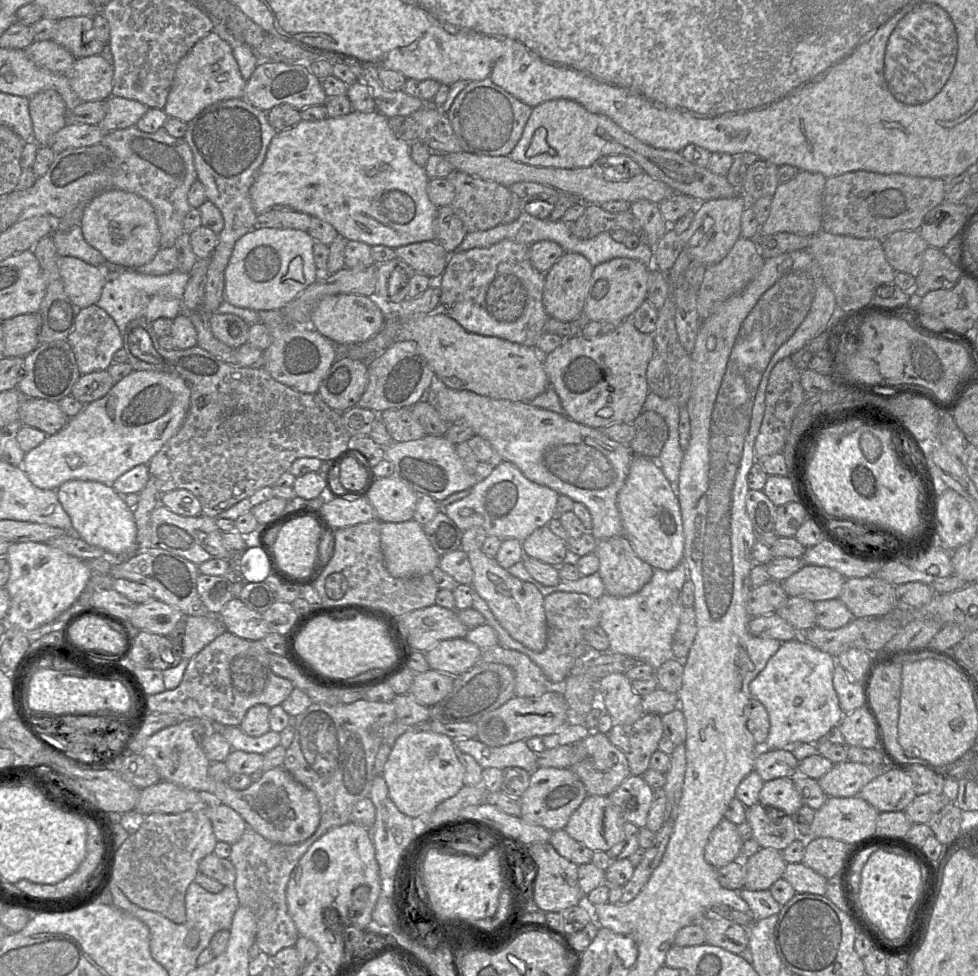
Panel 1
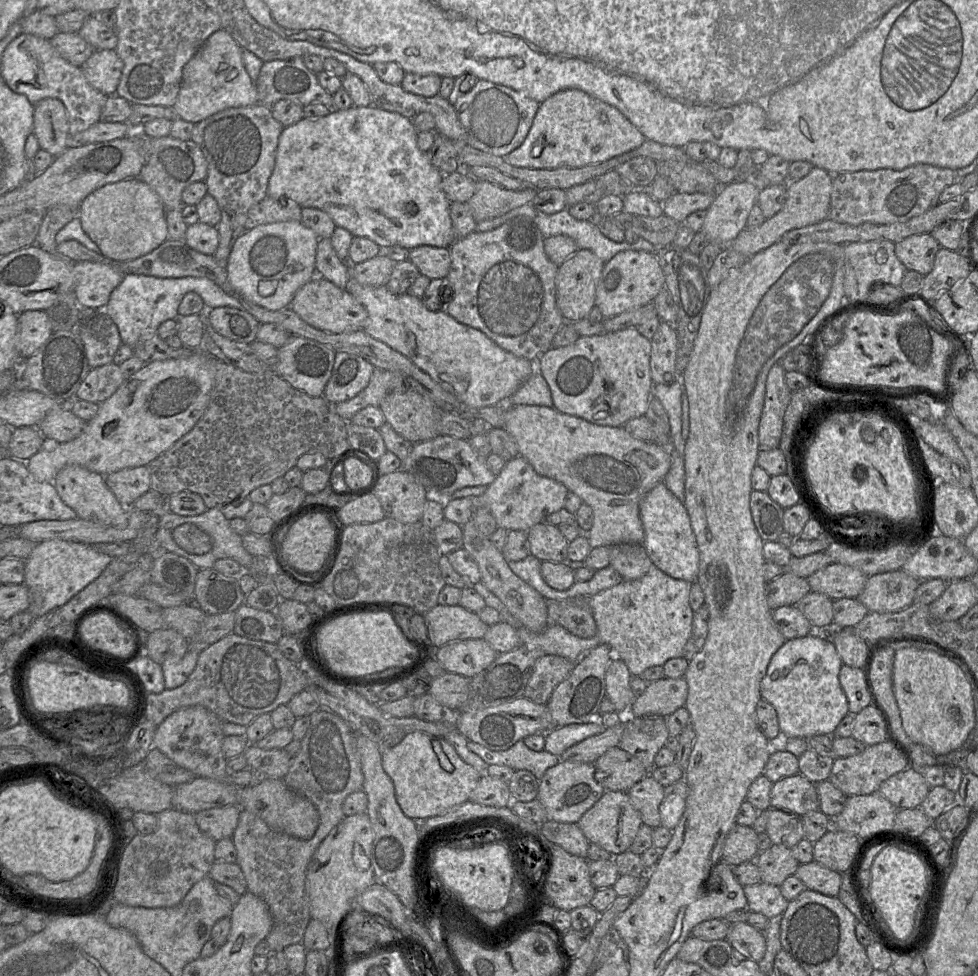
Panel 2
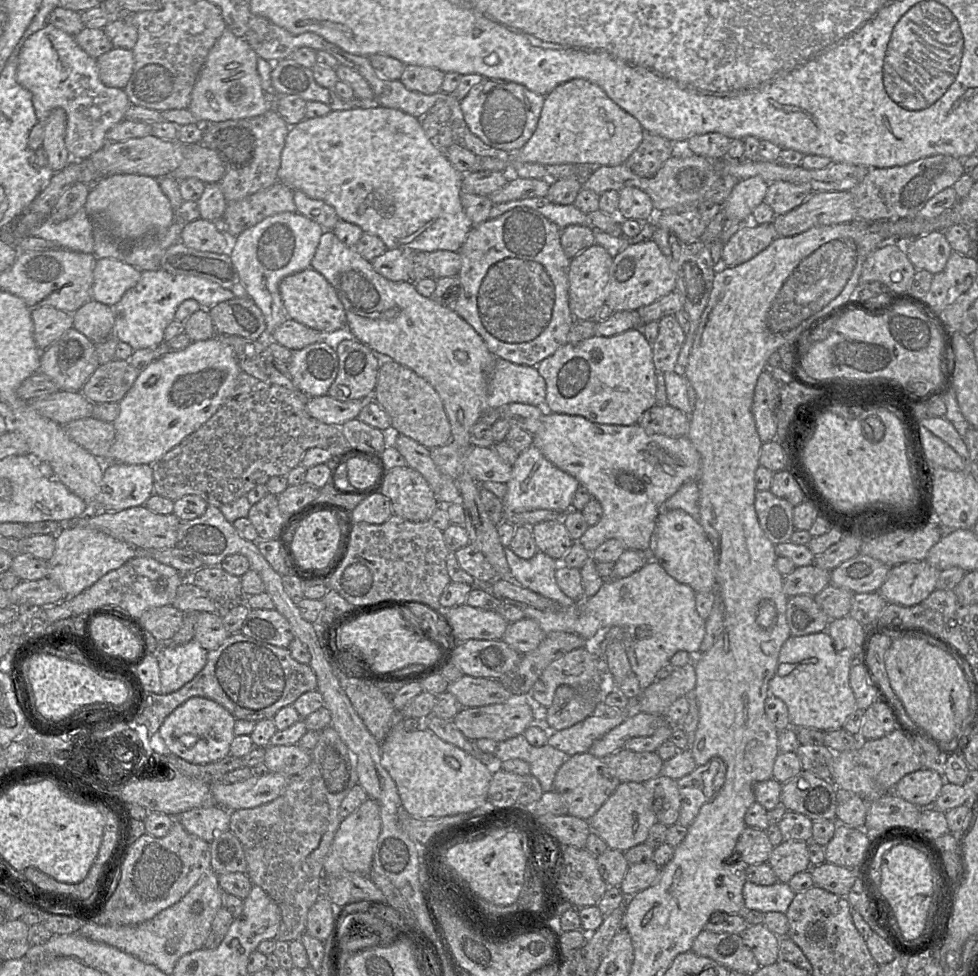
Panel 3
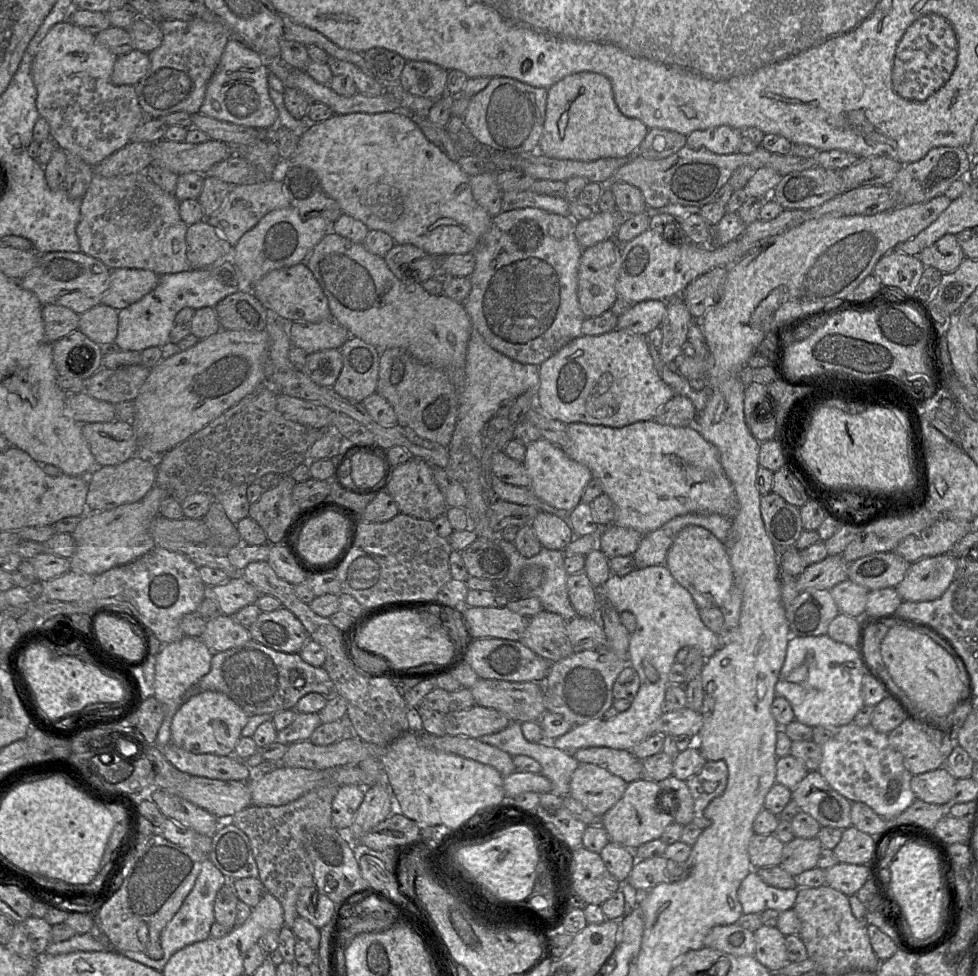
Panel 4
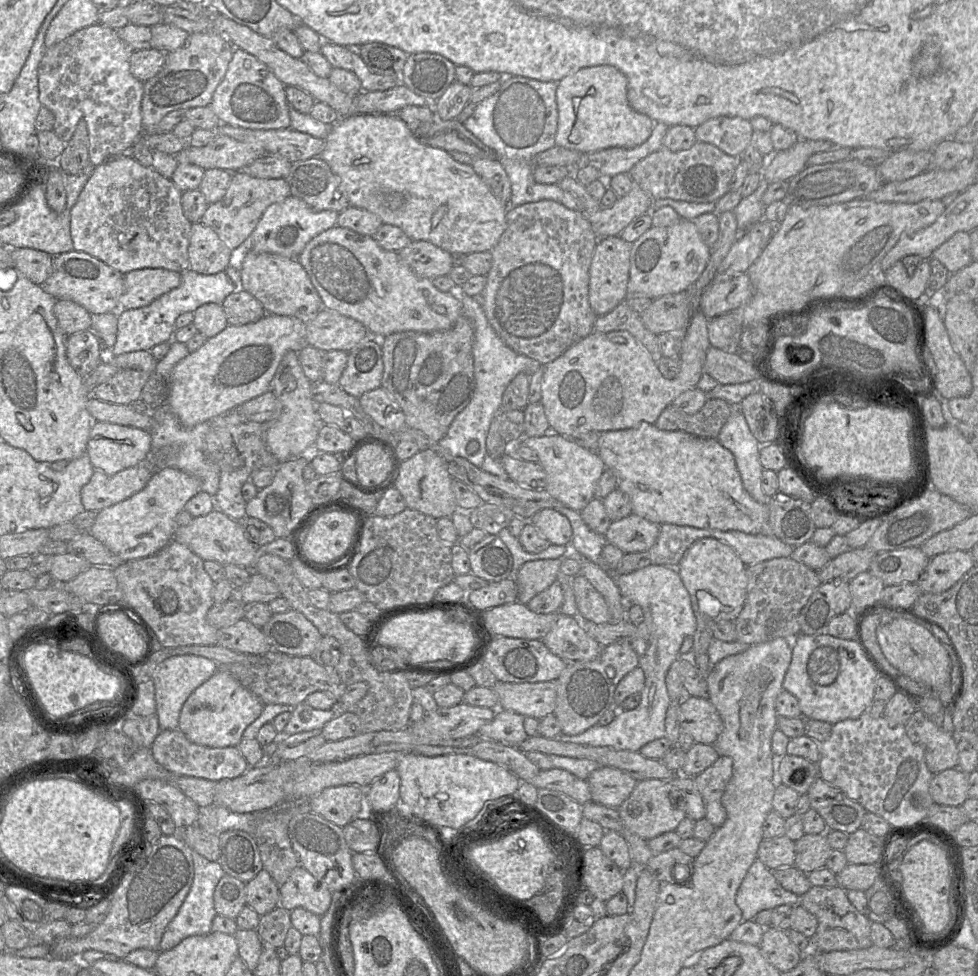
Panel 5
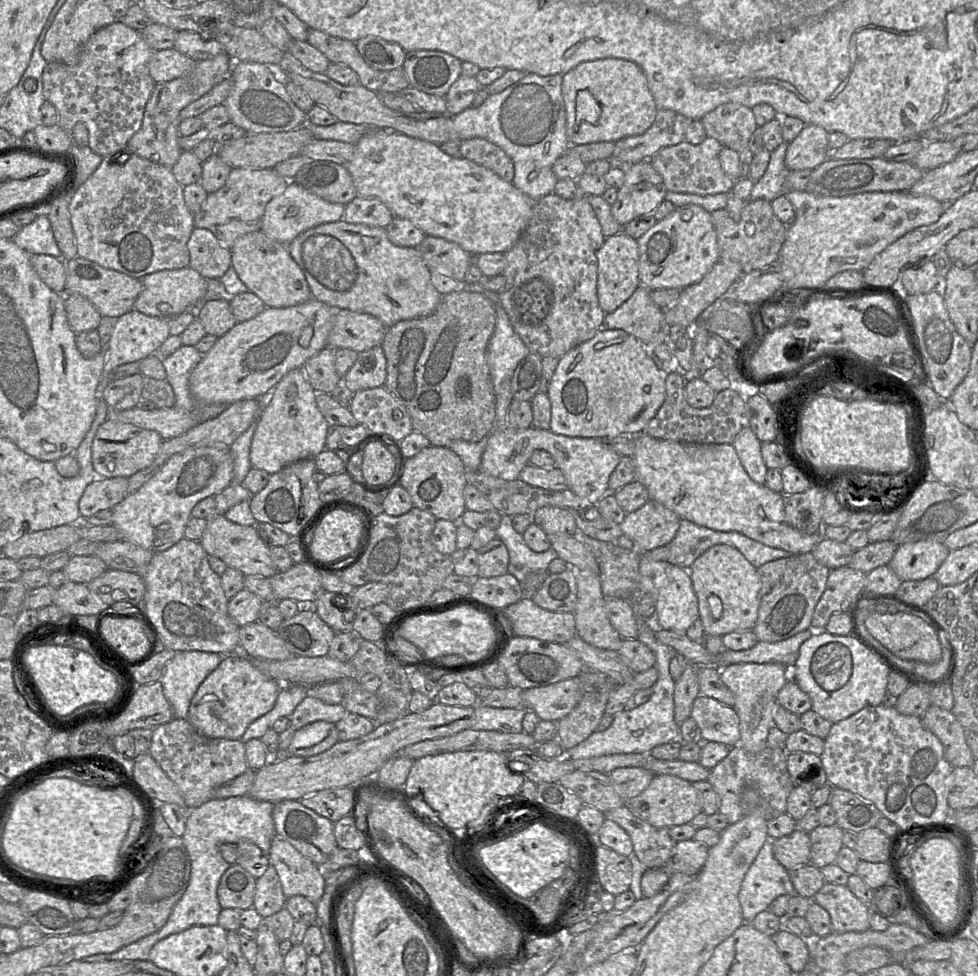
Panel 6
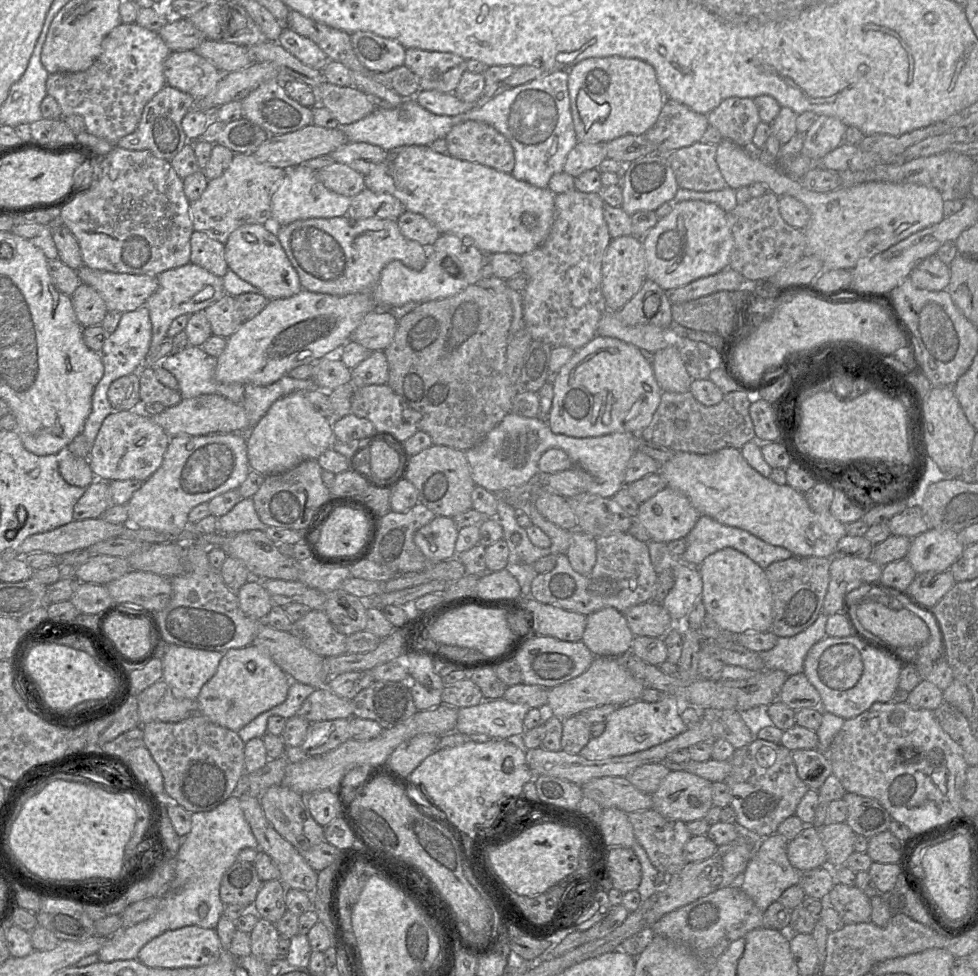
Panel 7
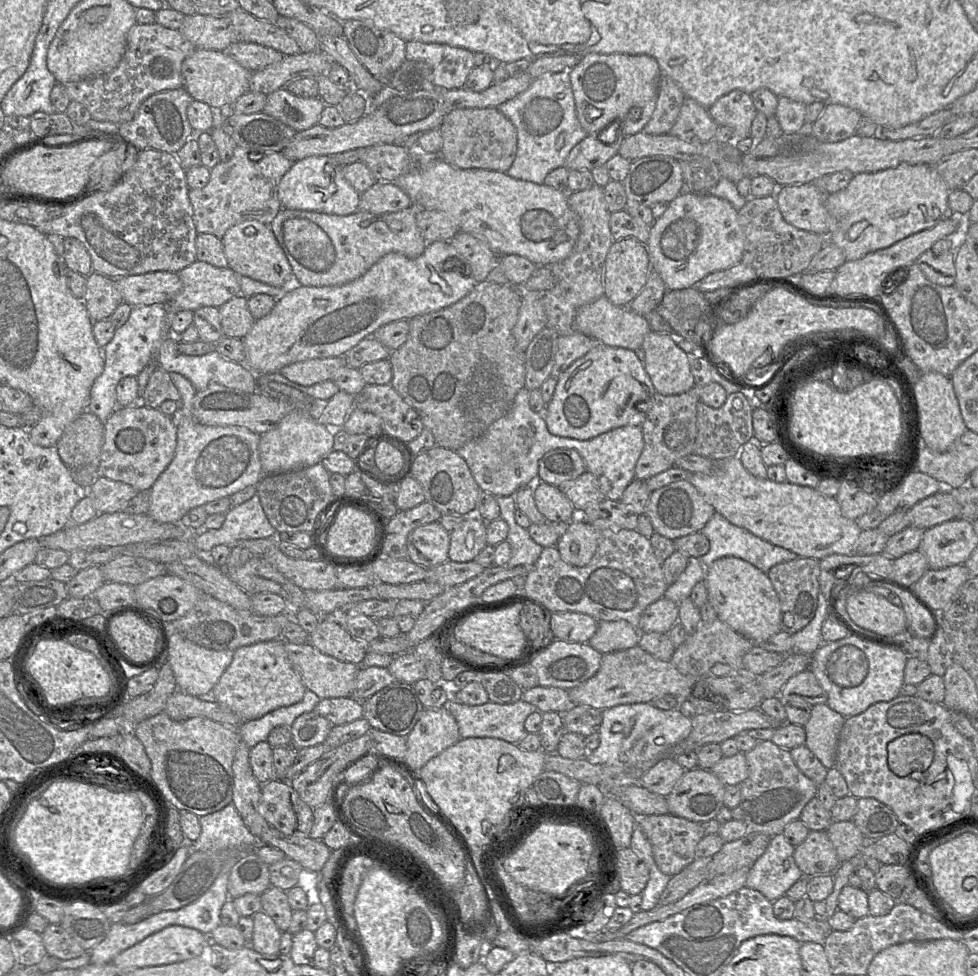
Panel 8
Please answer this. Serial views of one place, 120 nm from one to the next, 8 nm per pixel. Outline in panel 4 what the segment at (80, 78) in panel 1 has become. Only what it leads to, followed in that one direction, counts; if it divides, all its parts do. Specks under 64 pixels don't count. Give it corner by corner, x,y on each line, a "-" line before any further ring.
132,50
117,56
111,81
115,85
136,85
147,73
150,60
147,53

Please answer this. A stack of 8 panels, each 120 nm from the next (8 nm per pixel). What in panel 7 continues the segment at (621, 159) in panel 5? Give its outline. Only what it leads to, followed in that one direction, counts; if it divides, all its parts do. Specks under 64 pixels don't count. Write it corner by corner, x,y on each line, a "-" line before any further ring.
666,100
656,123
645,133
646,137
656,145
659,154
669,154
679,148
699,142
709,126
707,115
697,113
688,106
675,100

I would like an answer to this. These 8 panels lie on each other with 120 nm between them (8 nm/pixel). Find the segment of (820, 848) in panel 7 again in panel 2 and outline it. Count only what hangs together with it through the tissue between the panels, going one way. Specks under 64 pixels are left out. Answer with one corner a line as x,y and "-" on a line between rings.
736,824
725,839
723,860
730,866
755,861
759,854
757,836
752,827

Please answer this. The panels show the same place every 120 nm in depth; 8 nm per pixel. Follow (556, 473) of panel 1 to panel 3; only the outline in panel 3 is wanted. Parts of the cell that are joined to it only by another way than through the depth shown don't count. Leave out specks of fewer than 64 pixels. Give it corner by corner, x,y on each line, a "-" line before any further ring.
545,411
541,418
539,429
533,434
533,445
535,445
544,455
544,457
557,468
576,478
580,485
585,486
592,497
596,498
600,502
603,510
602,518
596,525
589,526
586,532
578,540
578,542
590,553
592,553
603,542
612,538
620,540
627,549
637,549
650,552
654,542
657,518
661,510
664,508
664,503
671,496
673,496
685,482
697,480
701,467
700,454
688,437
671,438
660,434
647,434
639,424
628,426
599,424
591,422
582,416
559,414
549,411

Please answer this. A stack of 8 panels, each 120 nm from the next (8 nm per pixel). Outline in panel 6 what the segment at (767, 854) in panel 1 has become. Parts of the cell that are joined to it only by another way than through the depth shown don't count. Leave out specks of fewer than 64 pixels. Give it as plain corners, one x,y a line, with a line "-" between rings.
819,825
810,832
810,864
819,869
834,864
839,851
843,847
843,833
844,830
838,825

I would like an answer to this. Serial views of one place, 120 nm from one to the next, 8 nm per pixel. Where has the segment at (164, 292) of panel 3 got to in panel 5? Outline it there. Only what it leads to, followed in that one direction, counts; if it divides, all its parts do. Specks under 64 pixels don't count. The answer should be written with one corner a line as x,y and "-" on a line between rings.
191,269
181,272
181,283
178,287
161,295
150,305
138,309
119,309
118,332
116,342
111,349
111,355
118,356
134,351
150,351
153,347
163,342
170,342
168,353
157,362
155,372
162,375
167,381
174,366
190,352
185,343
173,340
175,332
175,320
185,312
194,312
198,307
206,303
222,304
225,298
236,290
233,282
221,271
216,274
204,275

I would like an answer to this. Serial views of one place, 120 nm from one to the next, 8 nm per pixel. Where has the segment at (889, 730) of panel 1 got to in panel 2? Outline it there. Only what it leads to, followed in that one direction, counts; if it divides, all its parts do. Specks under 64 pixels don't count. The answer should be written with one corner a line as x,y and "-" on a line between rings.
889,646
875,654
870,669
870,679
875,698
888,718
893,738
900,744
903,751
910,756
910,751
906,745
911,744
912,741
903,729
892,685
893,659
896,650
897,648

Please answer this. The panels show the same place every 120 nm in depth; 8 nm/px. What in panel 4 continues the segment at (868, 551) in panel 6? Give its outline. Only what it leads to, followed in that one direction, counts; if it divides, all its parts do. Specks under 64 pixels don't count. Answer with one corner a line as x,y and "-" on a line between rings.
841,554
827,556
808,567
796,577
798,592
806,589
827,589
848,579
849,563

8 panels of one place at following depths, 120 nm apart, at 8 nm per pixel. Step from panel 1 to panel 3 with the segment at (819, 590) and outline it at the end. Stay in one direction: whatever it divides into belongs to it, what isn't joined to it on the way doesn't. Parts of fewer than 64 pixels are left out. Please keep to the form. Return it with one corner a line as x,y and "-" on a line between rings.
858,554
831,571
830,584
855,594
877,592
889,569
879,560

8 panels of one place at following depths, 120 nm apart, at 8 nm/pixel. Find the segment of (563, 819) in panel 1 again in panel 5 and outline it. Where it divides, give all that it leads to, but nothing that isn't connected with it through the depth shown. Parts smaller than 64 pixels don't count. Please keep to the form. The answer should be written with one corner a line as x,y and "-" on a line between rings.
610,766
597,768
586,780
592,801
611,808
618,808
638,782
625,771

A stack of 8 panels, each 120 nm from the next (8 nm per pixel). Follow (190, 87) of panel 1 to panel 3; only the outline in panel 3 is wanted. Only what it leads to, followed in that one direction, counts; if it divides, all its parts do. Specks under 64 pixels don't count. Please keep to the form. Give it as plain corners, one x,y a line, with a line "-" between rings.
227,28
211,48
198,75
188,109
201,122
252,118
271,108
257,70
258,55

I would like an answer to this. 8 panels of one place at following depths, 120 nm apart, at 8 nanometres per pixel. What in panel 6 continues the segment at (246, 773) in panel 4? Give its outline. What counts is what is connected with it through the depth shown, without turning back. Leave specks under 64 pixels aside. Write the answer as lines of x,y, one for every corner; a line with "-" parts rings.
173,718
156,726
153,729
149,754
177,785
184,798
185,807
189,810
211,800
219,786
249,769
245,744
241,740
206,737
185,718

